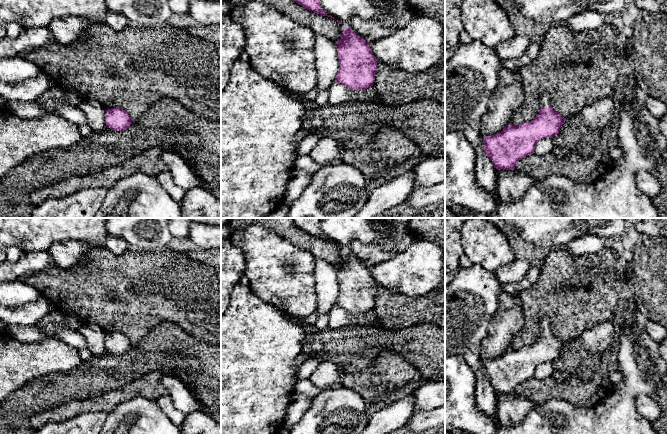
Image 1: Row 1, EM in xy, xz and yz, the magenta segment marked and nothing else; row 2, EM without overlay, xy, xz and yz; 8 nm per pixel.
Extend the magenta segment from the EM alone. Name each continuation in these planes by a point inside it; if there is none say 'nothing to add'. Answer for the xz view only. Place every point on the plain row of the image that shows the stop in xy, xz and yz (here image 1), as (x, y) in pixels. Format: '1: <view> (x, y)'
nothing to add

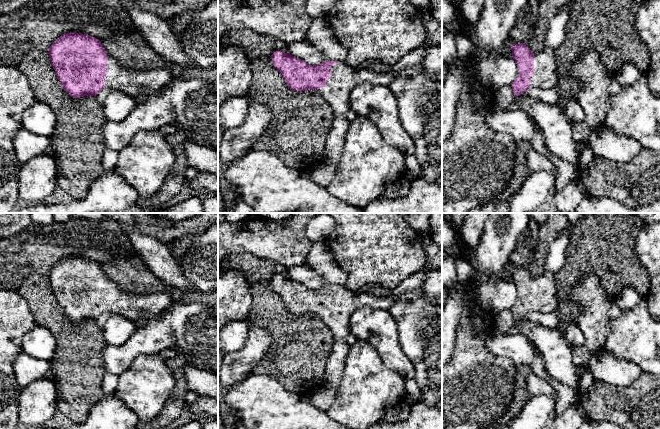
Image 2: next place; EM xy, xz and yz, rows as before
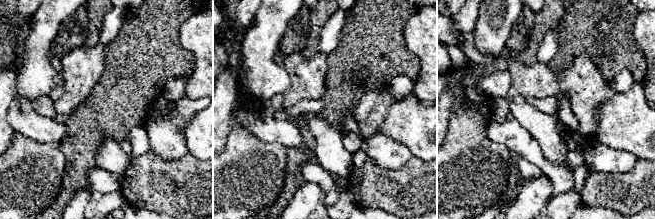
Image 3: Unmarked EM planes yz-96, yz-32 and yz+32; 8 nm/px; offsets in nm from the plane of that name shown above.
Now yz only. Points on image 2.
1: yz (546, 299)

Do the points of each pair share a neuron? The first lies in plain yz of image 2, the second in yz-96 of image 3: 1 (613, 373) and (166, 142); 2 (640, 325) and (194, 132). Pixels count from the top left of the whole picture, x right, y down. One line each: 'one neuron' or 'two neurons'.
1: one neuron
2: one neuron

